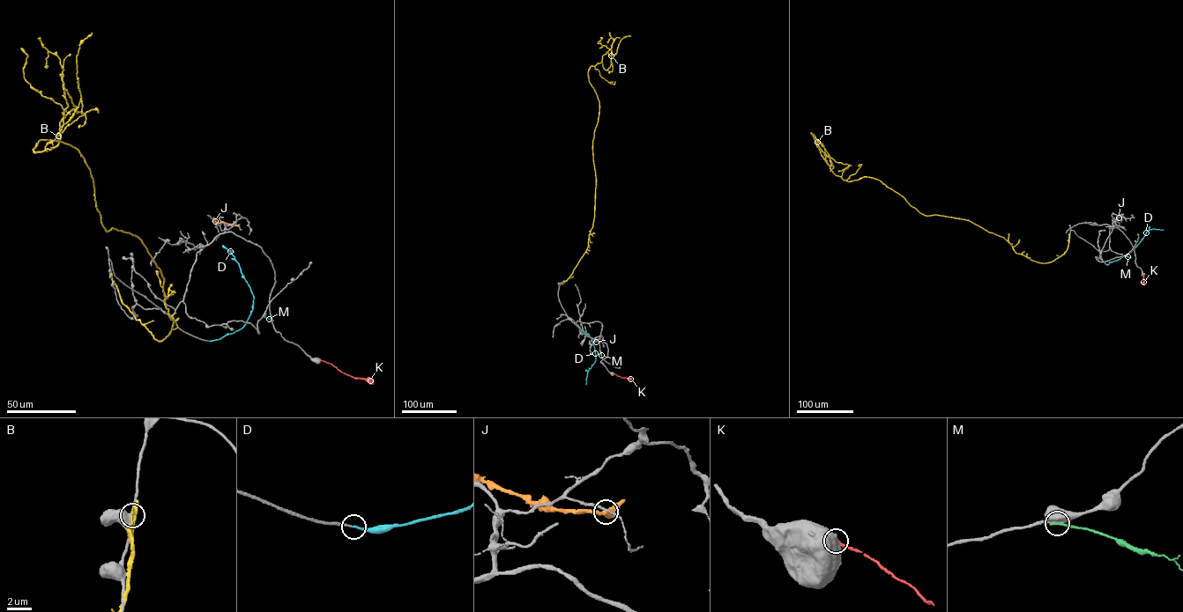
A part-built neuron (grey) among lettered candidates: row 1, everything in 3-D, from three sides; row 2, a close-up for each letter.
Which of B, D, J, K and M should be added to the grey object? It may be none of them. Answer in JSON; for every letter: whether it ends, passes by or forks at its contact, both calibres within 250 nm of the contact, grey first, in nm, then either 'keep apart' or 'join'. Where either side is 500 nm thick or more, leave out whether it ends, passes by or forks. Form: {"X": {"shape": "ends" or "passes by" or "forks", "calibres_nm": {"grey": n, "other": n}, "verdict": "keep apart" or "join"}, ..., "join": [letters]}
{"B": {"shape": "ends", "calibres_nm": {"grey": 400, "other": 400}, "verdict": "keep apart"}, "D": {"shape": "ends", "calibres_nm": {"grey": 160, "other": 200}, "verdict": "join"}, "J": {"shape": "passes by", "calibres_nm": {"grey": 180, "other": 400}, "verdict": "keep apart"}, "K": {"calibres_nm": {"grey": 1050, "other": 200}, "verdict": "keep apart"}, "M": {"calibres_nm": {"grey": 750, "other": 240}, "verdict": "keep apart"}, "join": ["D"]}

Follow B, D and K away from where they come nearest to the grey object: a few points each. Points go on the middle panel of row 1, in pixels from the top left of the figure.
B: (558, 284), (587, 248), (594, 216), (599, 106), (589, 69), (630, 35)
D: (581, 329), (589, 335), (596, 360), (587, 372), (586, 385)
K: (613, 373), (631, 379)

